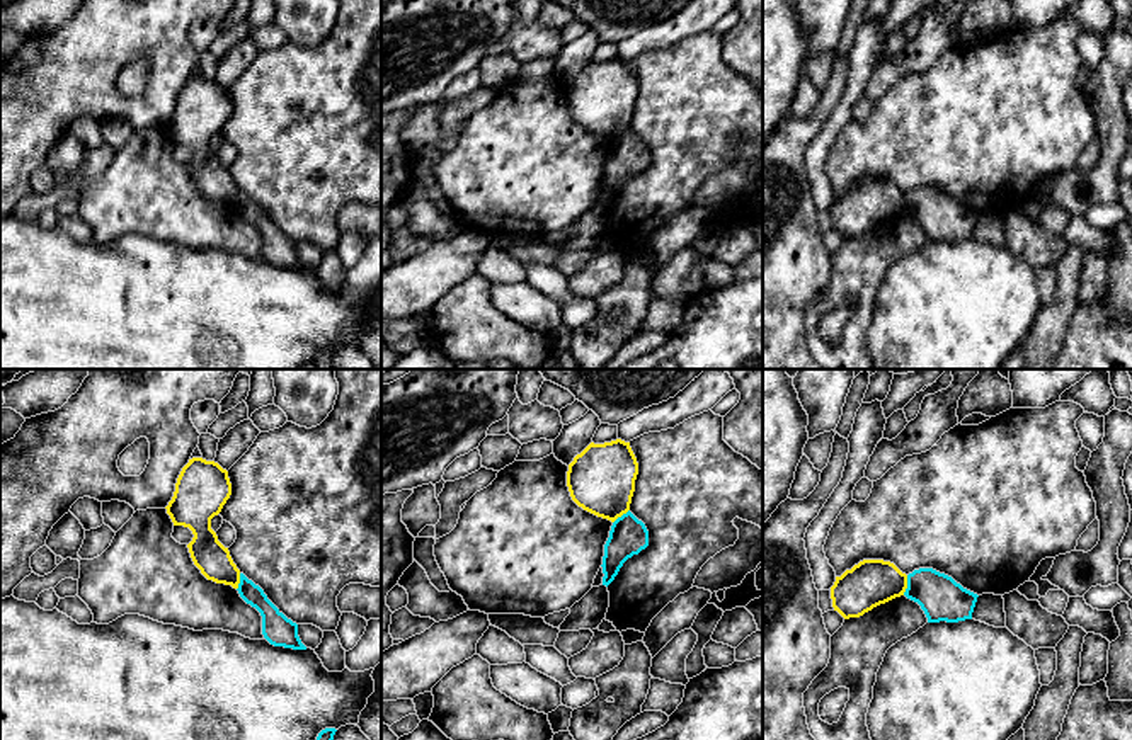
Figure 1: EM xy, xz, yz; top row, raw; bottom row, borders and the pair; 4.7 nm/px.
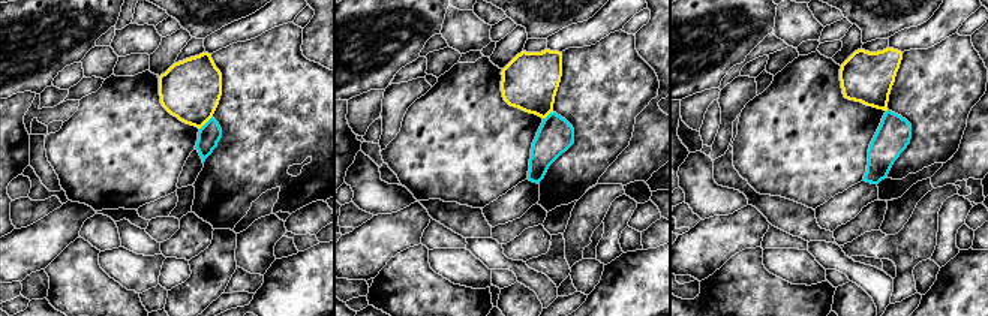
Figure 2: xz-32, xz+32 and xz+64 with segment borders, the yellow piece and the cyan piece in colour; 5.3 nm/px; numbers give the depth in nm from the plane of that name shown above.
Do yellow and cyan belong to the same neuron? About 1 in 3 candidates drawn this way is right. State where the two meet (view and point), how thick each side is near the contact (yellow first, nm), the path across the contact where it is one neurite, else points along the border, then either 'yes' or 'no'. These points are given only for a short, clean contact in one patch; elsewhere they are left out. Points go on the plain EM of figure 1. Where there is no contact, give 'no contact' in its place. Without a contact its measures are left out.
yz (906, 204) | 220/200 nm | no

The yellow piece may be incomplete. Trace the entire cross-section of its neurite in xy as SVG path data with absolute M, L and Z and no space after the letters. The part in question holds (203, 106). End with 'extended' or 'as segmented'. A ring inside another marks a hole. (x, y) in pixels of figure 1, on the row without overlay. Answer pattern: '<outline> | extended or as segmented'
M192 77L182 87L165 128L174 145L192 150L194 157L187 167L201 192L208 199L238 208L240 189L211 148L211 138L221 131L230 114L228 90L214 80Z | as segmented

